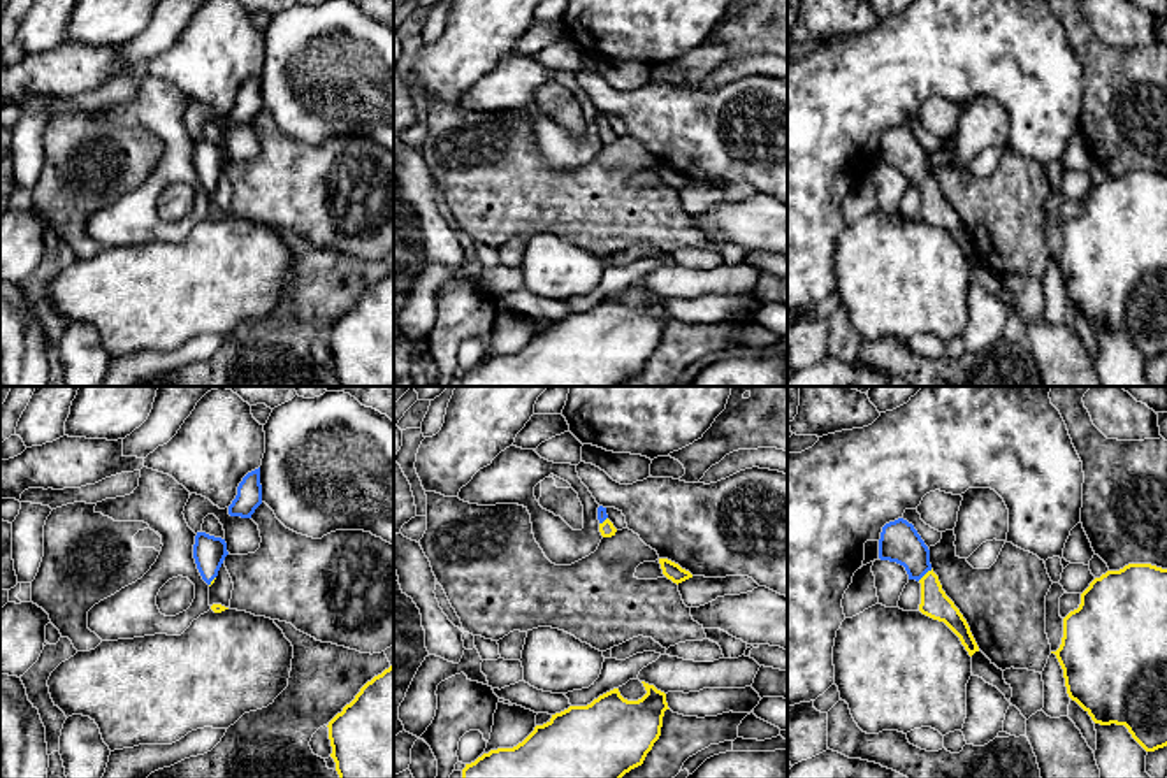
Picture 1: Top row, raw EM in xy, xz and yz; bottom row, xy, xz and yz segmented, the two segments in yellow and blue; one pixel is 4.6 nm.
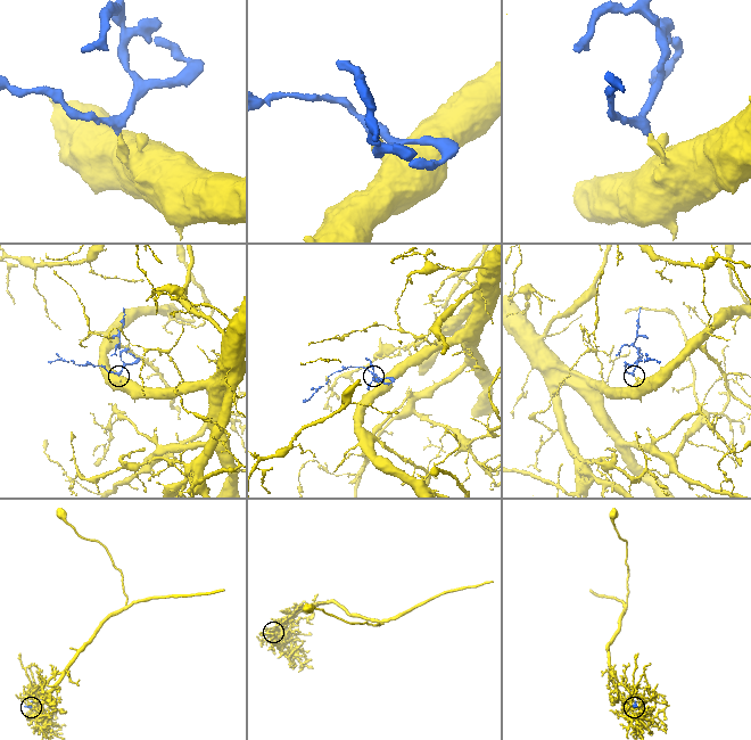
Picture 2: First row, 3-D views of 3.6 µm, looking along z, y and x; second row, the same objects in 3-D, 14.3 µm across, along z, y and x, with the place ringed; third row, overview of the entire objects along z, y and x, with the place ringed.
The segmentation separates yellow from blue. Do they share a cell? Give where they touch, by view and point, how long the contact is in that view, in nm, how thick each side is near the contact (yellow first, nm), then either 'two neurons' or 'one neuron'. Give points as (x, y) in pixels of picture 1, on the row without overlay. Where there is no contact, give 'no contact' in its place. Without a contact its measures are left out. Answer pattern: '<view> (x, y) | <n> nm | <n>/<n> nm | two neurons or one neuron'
yz (927, 180) | 90 nm | 130/180 nm | one neuron

